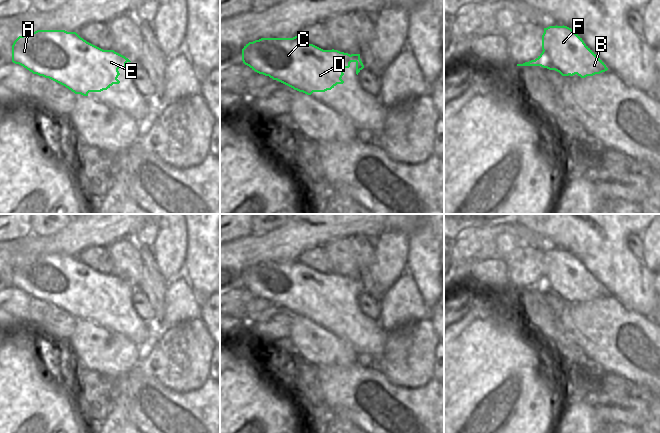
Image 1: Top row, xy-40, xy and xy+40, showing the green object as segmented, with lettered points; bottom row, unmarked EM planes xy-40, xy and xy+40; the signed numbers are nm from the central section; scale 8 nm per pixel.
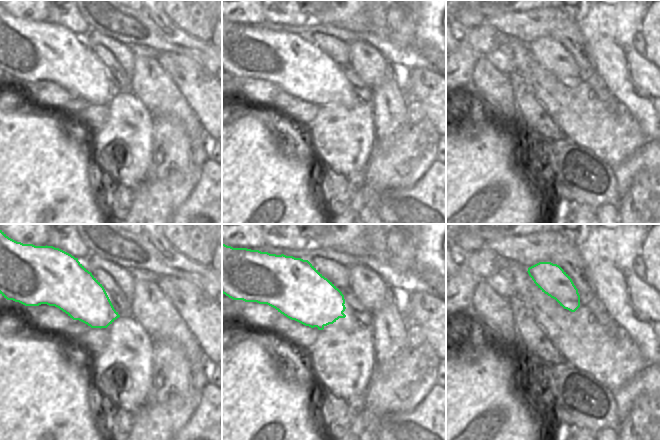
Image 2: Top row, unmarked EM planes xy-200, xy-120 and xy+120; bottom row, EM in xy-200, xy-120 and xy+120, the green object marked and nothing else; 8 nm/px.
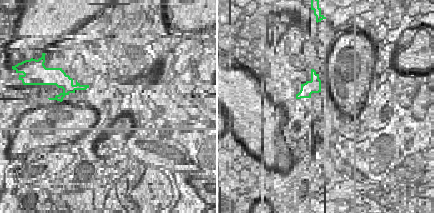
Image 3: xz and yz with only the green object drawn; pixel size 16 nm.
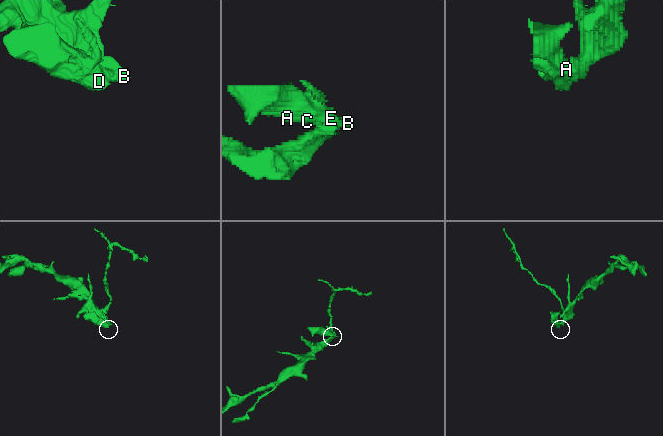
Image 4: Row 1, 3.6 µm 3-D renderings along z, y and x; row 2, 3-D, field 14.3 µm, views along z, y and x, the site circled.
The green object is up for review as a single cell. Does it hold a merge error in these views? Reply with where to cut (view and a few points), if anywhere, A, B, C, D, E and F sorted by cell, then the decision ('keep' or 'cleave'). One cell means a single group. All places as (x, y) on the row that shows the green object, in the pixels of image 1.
cut in xy+40 along (543, 50), (568, 75); A C D E / B F; cleave

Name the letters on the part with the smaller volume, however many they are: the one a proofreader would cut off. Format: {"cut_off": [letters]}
{"cut_off": ["A", "C", "D", "E"]}

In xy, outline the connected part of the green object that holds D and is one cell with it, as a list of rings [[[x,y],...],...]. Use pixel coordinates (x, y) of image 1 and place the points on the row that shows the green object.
[[[298,36],[249,42],[242,49],[242,61],[255,72],[307,95],[343,84],[342,69],[355,62],[348,53],[323,50]]]

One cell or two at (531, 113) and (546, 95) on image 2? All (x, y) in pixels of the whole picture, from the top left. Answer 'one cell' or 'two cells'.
one cell

